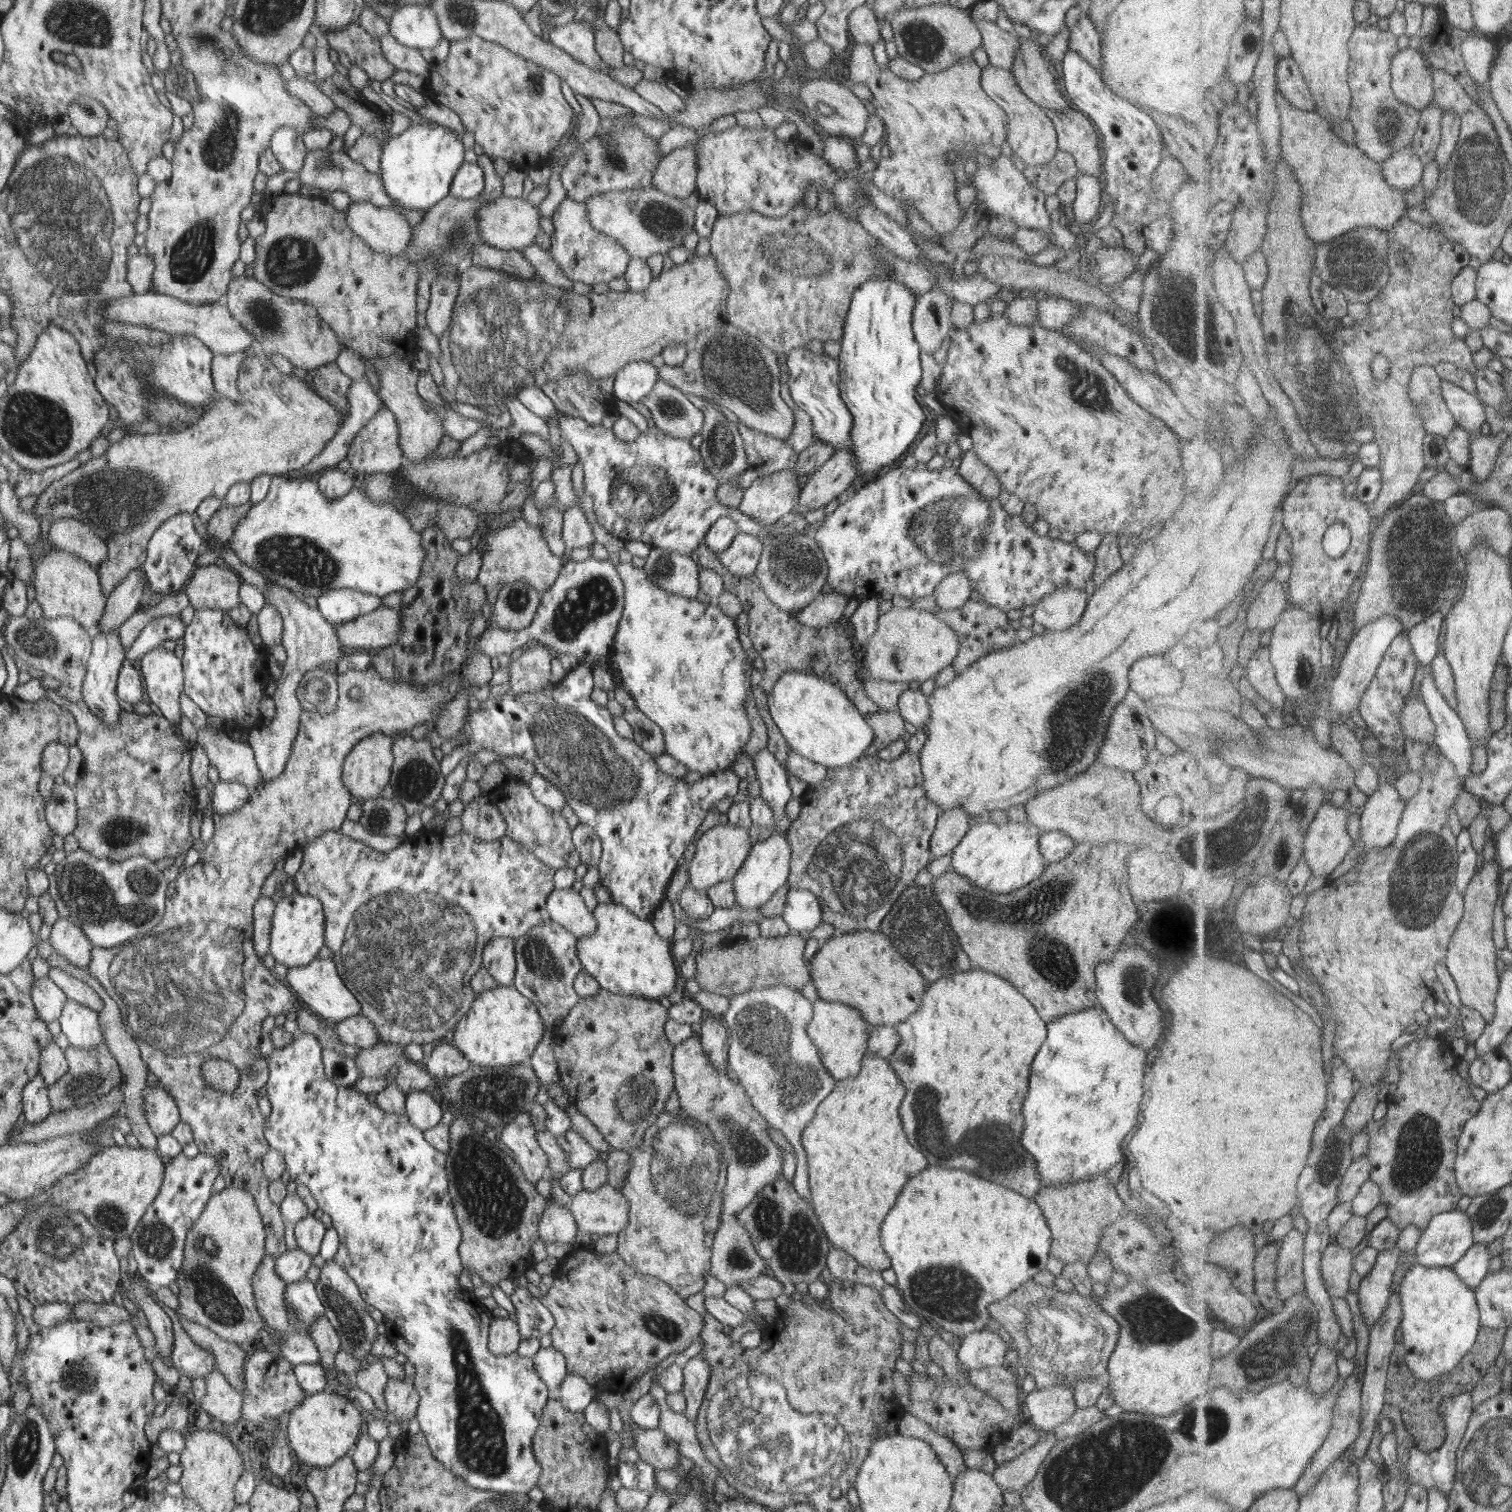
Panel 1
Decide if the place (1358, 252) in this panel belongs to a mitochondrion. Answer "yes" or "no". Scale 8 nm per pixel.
yes

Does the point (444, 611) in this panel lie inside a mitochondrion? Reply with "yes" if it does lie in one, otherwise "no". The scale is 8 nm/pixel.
no

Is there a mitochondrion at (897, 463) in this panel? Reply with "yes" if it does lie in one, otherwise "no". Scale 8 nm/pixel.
no

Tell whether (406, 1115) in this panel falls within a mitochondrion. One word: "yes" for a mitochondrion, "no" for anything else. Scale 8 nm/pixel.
no

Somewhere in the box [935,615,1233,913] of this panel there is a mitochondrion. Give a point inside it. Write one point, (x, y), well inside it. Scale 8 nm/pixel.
(1080, 712)

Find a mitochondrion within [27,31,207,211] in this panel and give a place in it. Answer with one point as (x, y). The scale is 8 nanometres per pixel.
(92, 111)

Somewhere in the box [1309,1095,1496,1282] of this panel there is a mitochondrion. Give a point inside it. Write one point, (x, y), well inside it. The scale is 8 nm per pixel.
(1420, 1158)

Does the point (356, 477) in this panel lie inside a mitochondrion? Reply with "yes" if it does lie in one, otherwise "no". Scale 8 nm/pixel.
no

